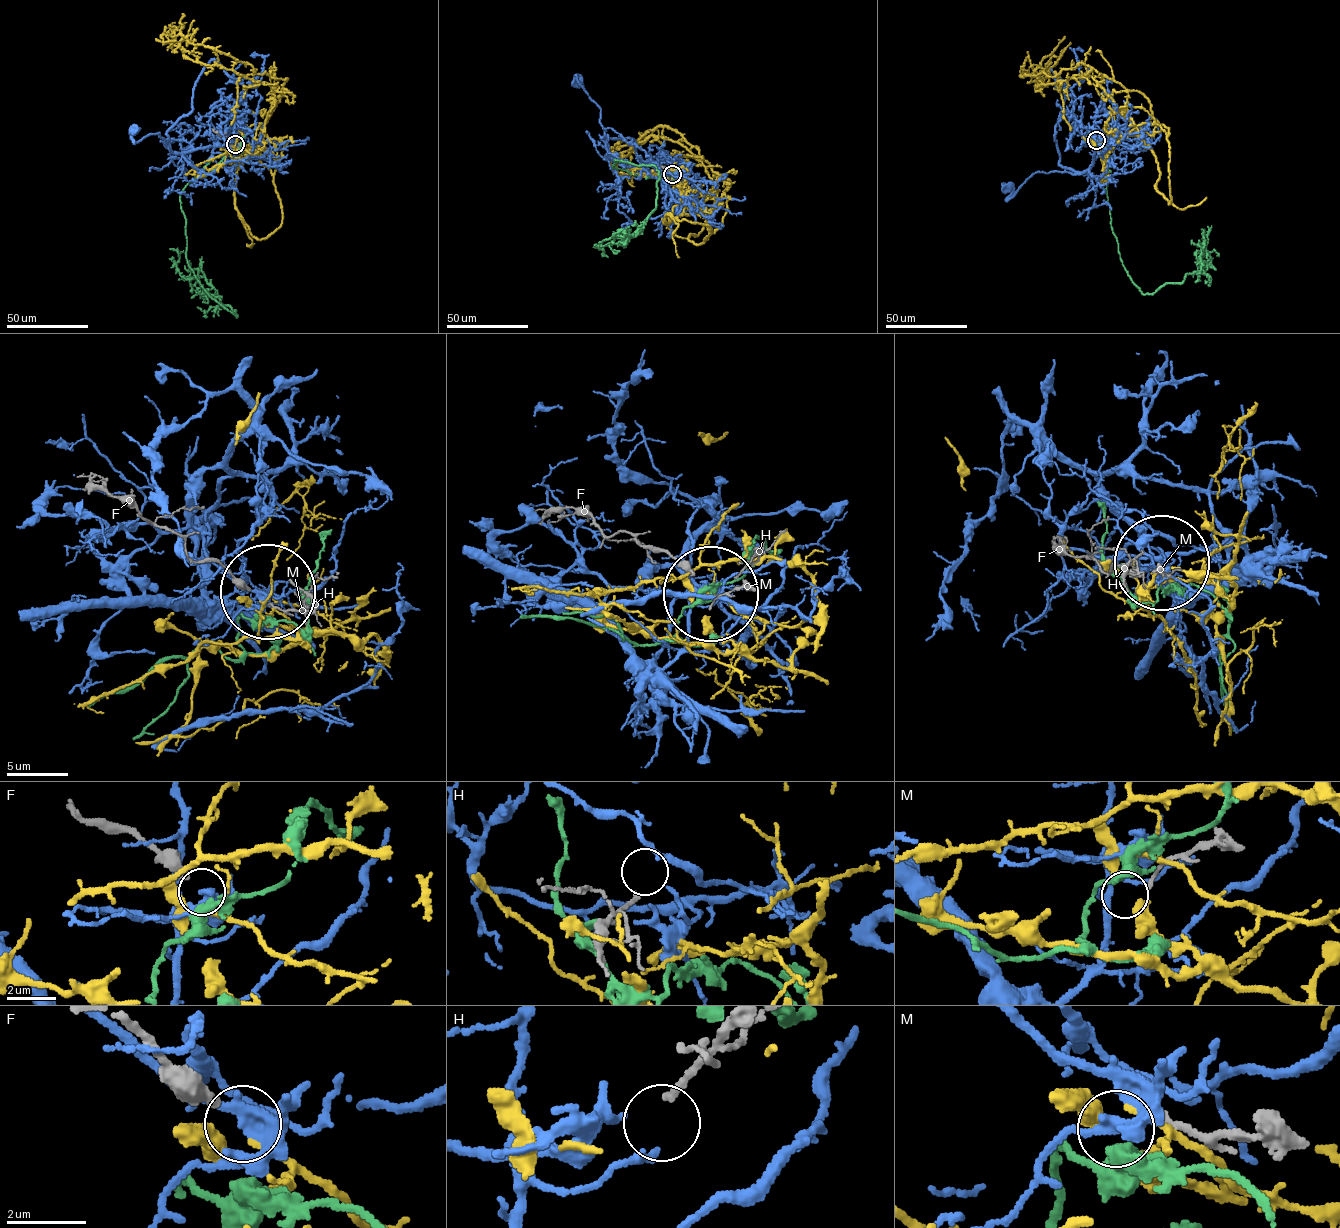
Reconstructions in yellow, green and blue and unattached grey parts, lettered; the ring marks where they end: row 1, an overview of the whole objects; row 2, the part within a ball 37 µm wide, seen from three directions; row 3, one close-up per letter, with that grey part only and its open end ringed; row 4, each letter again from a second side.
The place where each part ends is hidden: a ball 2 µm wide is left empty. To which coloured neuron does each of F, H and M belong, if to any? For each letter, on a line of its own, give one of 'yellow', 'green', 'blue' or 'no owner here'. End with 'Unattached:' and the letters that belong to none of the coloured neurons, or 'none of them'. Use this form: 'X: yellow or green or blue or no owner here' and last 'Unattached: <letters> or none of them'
F: yellow
H: no owner here
M: no owner here
Unattached: H, M

